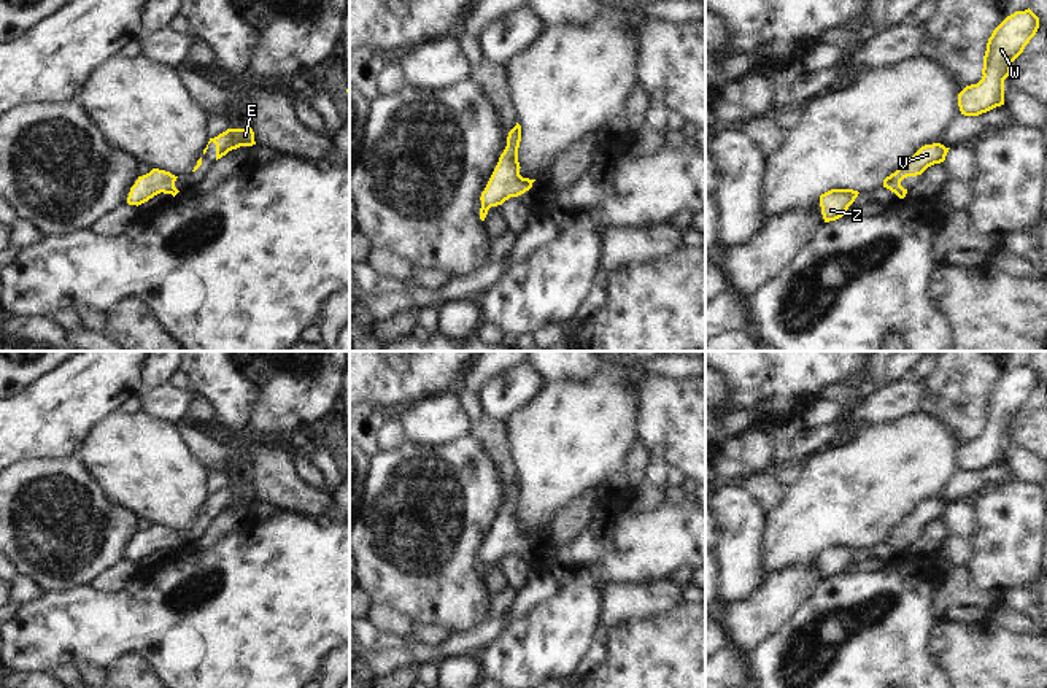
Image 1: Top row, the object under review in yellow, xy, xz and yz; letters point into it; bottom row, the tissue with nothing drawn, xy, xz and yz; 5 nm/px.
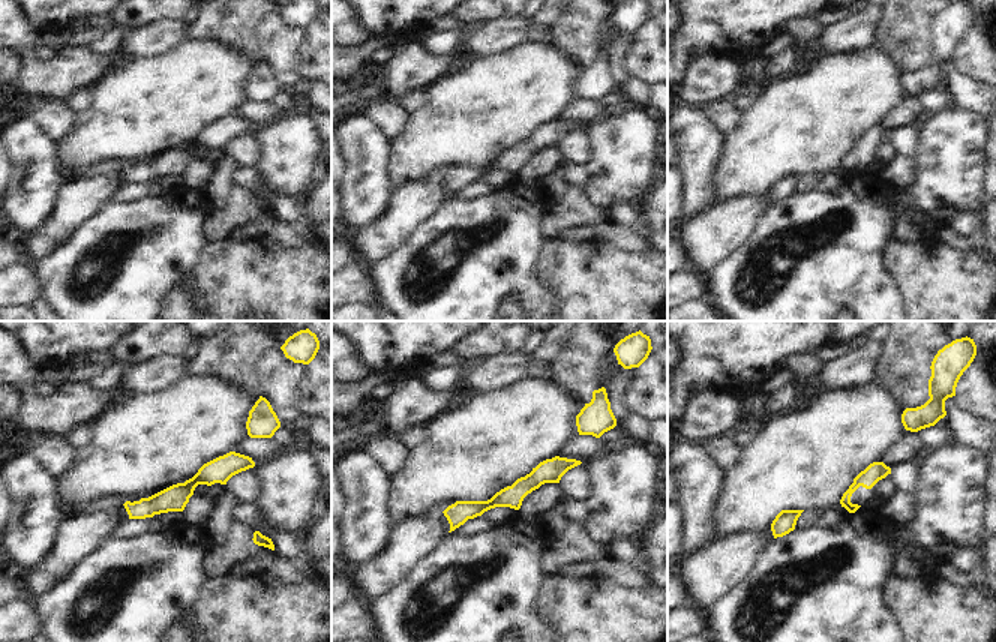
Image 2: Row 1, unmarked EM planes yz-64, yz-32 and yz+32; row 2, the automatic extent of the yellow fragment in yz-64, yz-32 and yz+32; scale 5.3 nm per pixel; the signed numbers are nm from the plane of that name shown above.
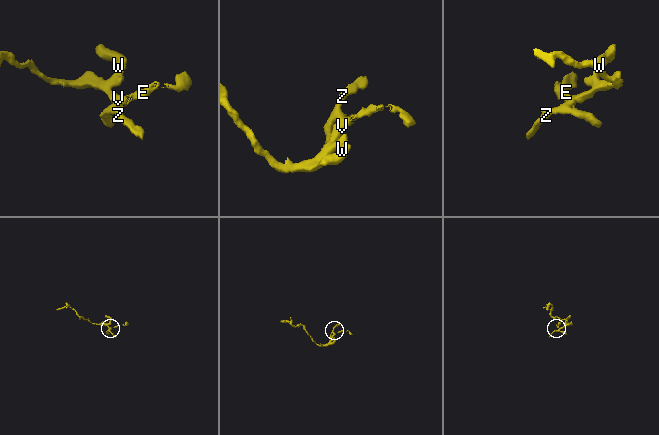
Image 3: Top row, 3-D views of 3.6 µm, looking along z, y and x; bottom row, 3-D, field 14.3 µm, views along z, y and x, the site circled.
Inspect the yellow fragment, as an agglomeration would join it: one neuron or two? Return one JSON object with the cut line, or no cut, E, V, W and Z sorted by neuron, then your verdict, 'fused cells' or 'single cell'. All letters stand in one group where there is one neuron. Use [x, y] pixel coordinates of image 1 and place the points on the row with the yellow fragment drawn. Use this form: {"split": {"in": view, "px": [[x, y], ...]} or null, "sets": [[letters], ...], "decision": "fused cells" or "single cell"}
{"split": null, "sets": [["E", "V", "W", "Z"]], "decision": "single cell"}

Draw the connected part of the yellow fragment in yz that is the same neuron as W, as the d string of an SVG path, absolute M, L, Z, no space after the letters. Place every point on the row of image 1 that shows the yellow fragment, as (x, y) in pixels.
M1028 8L1007 16L993 30L983 56L982 79L958 94L961 114L979 116L1004 105L1004 79L1037 29L1039 17Z

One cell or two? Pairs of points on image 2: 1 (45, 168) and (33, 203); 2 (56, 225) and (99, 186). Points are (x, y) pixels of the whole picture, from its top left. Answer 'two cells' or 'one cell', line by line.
1: one cell
2: one cell

